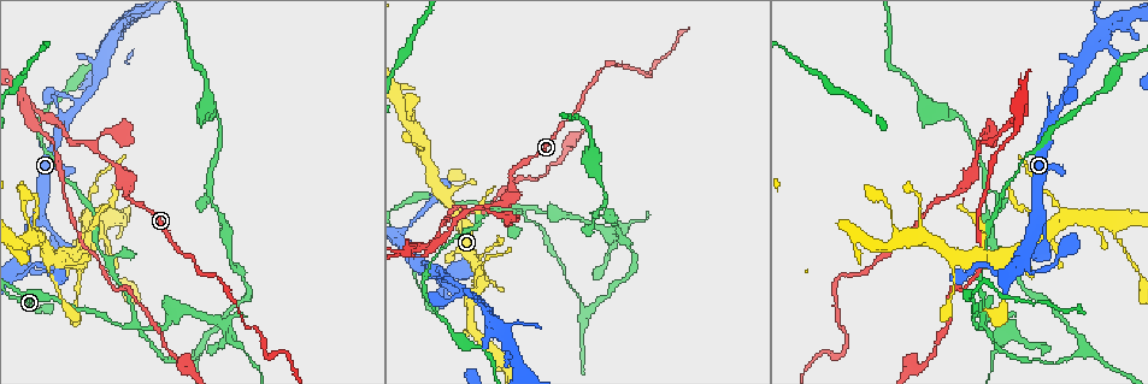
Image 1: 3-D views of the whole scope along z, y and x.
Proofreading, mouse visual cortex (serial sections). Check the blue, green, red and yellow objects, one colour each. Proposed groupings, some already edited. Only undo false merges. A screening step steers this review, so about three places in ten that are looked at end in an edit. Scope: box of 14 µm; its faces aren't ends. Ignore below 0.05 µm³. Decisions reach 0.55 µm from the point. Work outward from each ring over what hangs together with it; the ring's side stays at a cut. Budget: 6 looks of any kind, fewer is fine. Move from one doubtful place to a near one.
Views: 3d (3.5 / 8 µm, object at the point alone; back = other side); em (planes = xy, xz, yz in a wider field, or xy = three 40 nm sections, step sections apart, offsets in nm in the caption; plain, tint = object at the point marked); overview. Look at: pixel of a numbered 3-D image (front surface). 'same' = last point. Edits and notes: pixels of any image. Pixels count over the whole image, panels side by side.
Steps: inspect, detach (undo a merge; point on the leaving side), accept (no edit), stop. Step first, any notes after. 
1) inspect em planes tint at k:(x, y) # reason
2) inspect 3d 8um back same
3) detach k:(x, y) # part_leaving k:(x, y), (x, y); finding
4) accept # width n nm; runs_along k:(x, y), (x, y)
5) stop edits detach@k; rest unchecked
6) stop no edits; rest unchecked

inspect 3d 3.5um at 1:(1066, 218) # a fork

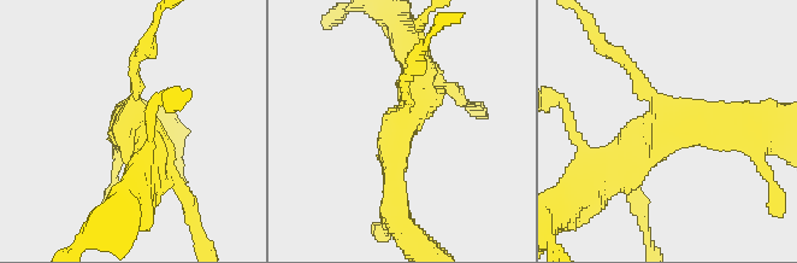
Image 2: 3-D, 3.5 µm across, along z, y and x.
inspect em planes tint at 2:(401, 126) # arms 3; arm_widths 150, 400, 450 nm; now the EM

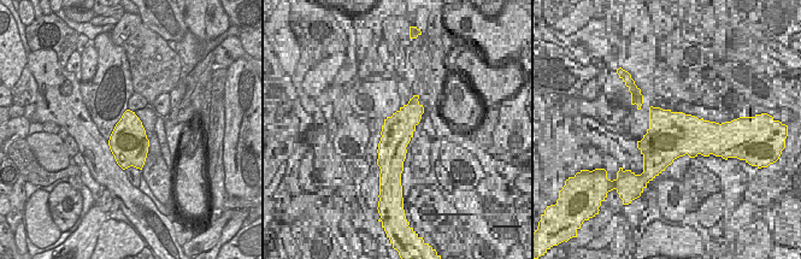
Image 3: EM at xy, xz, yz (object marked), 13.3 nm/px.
inspect em xy step 3 tint same

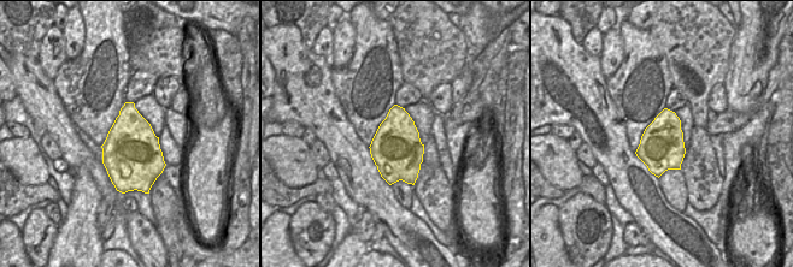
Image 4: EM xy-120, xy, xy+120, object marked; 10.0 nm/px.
accept # runs_along 2:(609, 173), (668, 128), (751, 128); one cell here

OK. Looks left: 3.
inspect 3d 3.5um back at 1:(521, 211) # four or more arms meet

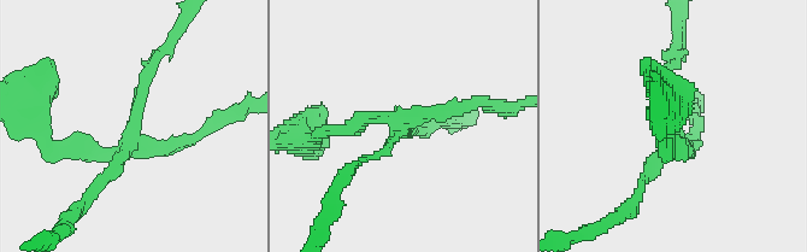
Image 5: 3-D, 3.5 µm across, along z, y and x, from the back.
inspect em planes tint at 5:(402, 121) # arms 4; arm_widths 150, 150, 150, 200 nm; shape alone is not enough

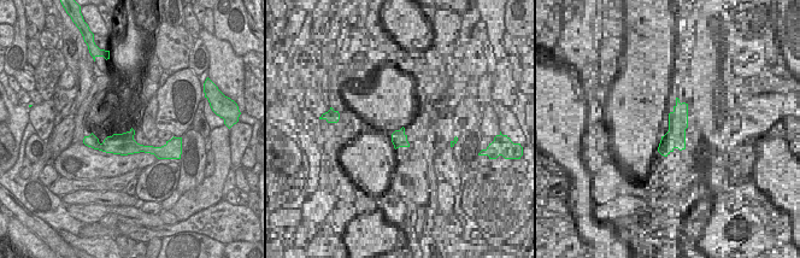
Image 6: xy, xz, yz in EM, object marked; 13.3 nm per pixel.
detach 5:(113, 168) # part_leaving 5:(130, 145), (104, 185), (66, 222); two cells meet here

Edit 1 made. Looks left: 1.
stop edits detach@5; rest unchecked

